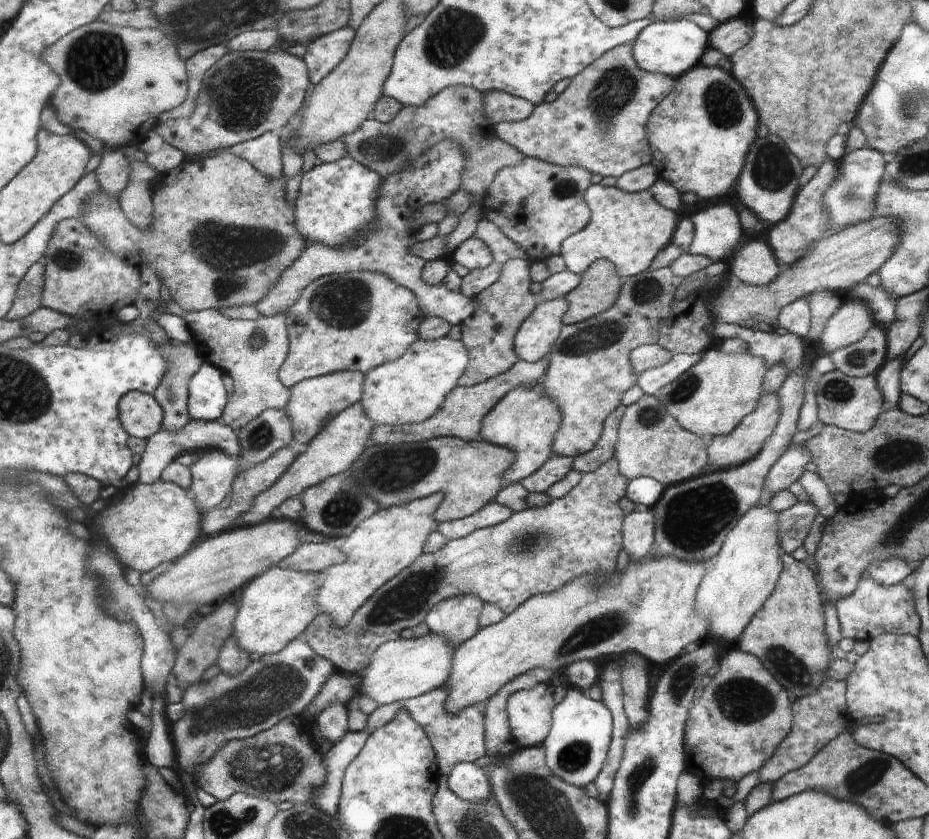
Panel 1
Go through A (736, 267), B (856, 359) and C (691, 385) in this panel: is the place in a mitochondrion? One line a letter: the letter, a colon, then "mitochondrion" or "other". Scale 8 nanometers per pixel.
A: other
B: mitochondrion
C: mitochondrion

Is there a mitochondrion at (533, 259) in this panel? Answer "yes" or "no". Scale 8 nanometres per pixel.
no

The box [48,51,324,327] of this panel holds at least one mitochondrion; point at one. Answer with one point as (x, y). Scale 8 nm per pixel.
(232, 252)

